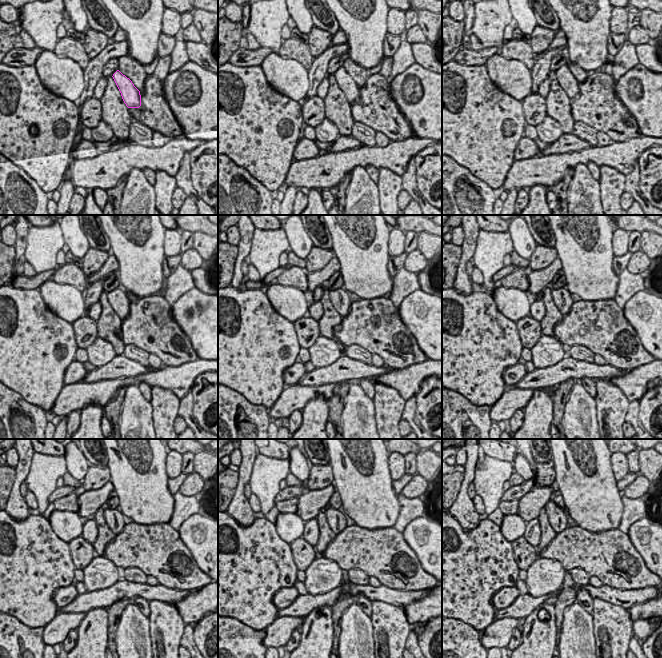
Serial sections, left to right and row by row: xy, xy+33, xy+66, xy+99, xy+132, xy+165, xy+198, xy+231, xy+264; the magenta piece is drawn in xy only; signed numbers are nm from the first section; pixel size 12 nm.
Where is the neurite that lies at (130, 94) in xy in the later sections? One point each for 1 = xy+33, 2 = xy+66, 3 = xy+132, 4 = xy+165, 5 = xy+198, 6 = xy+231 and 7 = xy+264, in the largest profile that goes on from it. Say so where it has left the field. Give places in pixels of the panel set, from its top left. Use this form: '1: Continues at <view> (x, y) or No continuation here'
1: Continues at xy+33 (349, 87)
2: Continues at xy+66 (568, 82)
3: Continues at xy+132 (341, 299)
4: Continues at xy+165 (562, 297)
5: Continues at xy+198 (115, 520)
6: Continues at xy+231 (338, 521)
7: Continues at xy+264 (559, 519)

